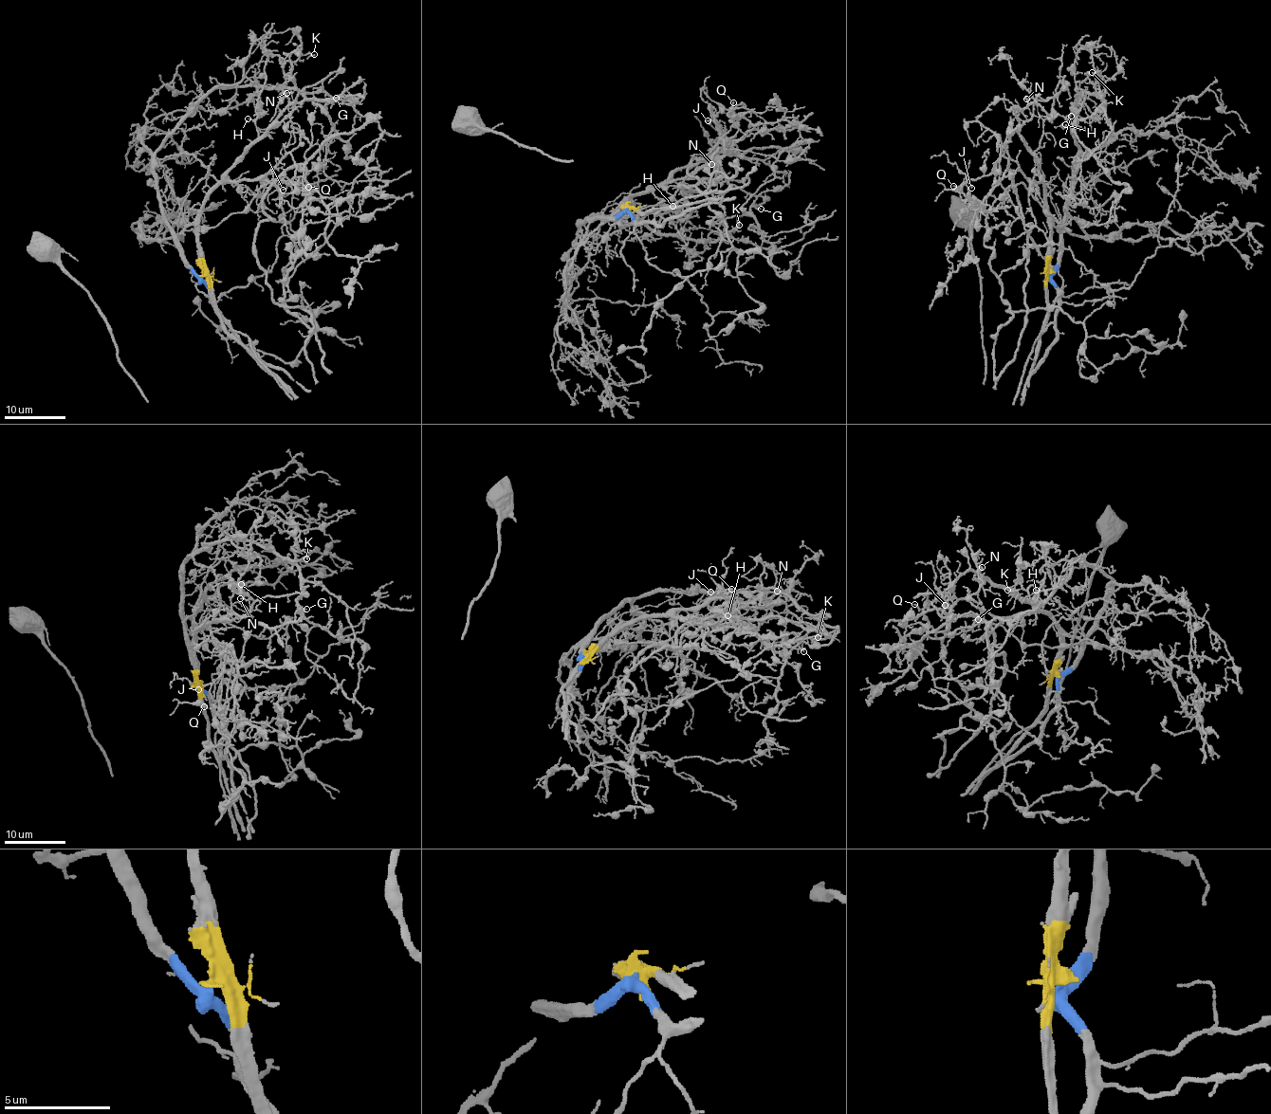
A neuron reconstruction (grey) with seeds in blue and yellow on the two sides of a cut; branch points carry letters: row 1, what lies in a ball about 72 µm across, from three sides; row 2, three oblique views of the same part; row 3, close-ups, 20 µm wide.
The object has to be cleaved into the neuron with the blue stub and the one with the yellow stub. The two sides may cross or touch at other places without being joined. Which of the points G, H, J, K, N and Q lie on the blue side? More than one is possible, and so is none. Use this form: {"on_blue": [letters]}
{"on_blue": ["G", "H", "K"]}

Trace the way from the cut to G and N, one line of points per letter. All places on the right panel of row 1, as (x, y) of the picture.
G: (1049, 272), (1074, 186), (1077, 99), (1084, 92), (1096, 94), (1104, 105), (1070, 122), (1070, 115)
N: (1049, 272), (1051, 213), (1039, 156), (1017, 132), (1031, 117), (1034, 107), (1032, 98), (1026, 98)

